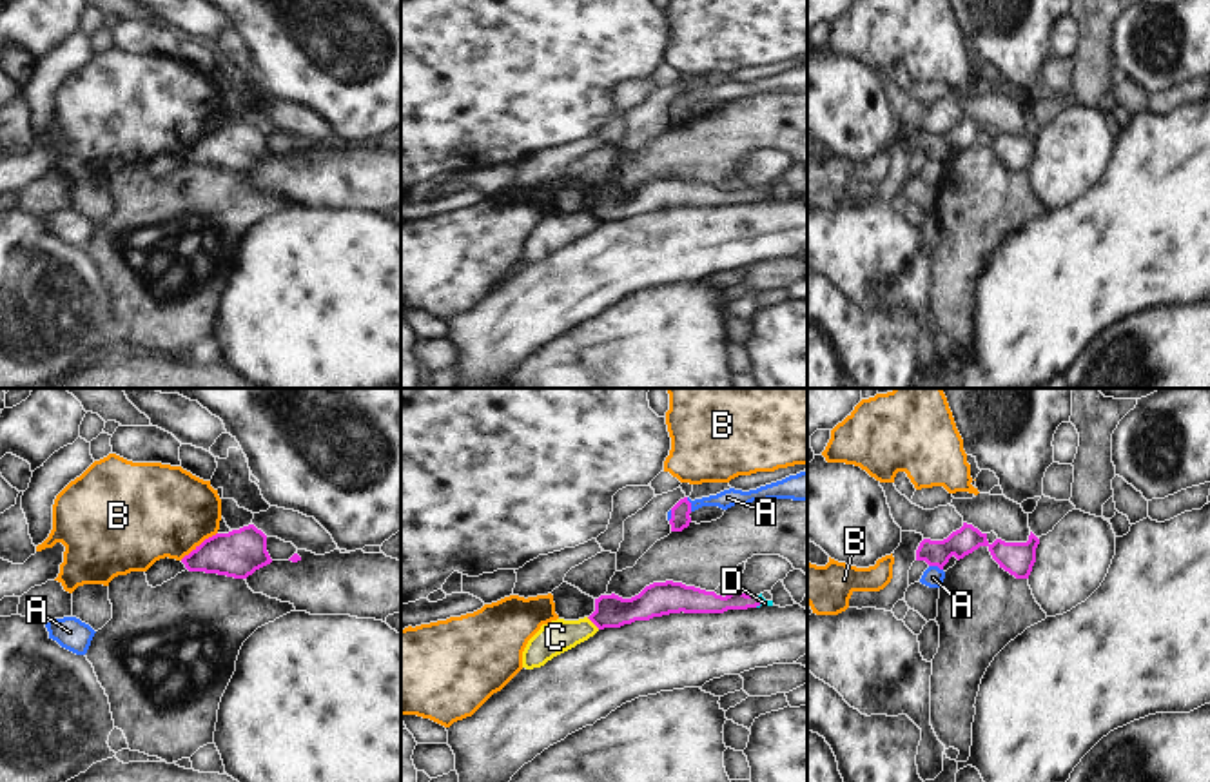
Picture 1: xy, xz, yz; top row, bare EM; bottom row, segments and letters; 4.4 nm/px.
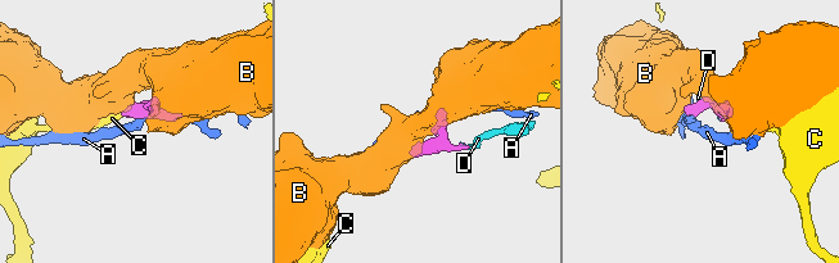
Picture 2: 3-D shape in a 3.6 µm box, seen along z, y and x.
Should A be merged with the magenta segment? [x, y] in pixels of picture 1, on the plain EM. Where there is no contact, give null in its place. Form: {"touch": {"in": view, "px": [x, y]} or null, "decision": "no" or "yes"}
{"touch": {"in": "xz", "px": [690, 98]}, "decision": "no"}

